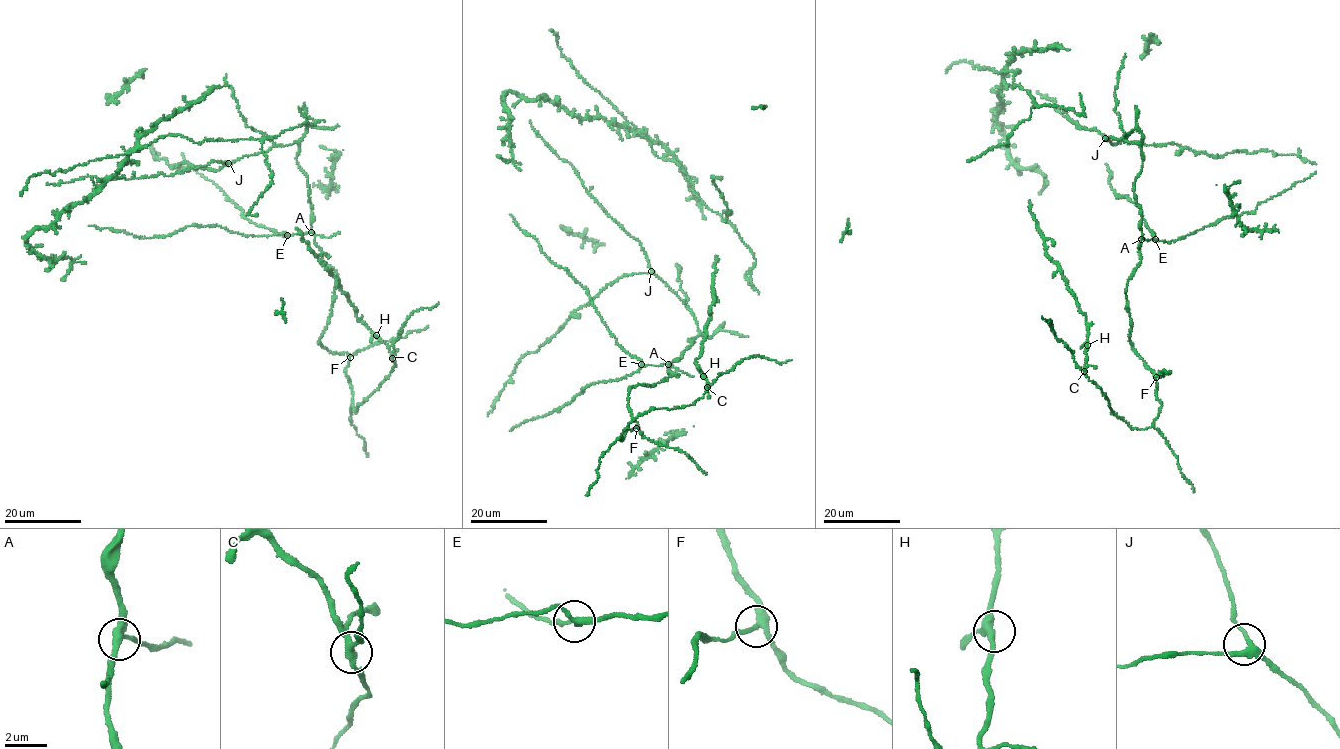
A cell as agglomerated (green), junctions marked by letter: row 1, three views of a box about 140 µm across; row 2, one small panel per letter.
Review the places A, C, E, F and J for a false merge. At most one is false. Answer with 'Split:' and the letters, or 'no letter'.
Split: C

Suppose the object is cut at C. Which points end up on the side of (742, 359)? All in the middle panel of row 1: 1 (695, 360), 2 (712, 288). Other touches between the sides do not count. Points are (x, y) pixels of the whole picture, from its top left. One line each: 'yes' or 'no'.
1: no
2: no

